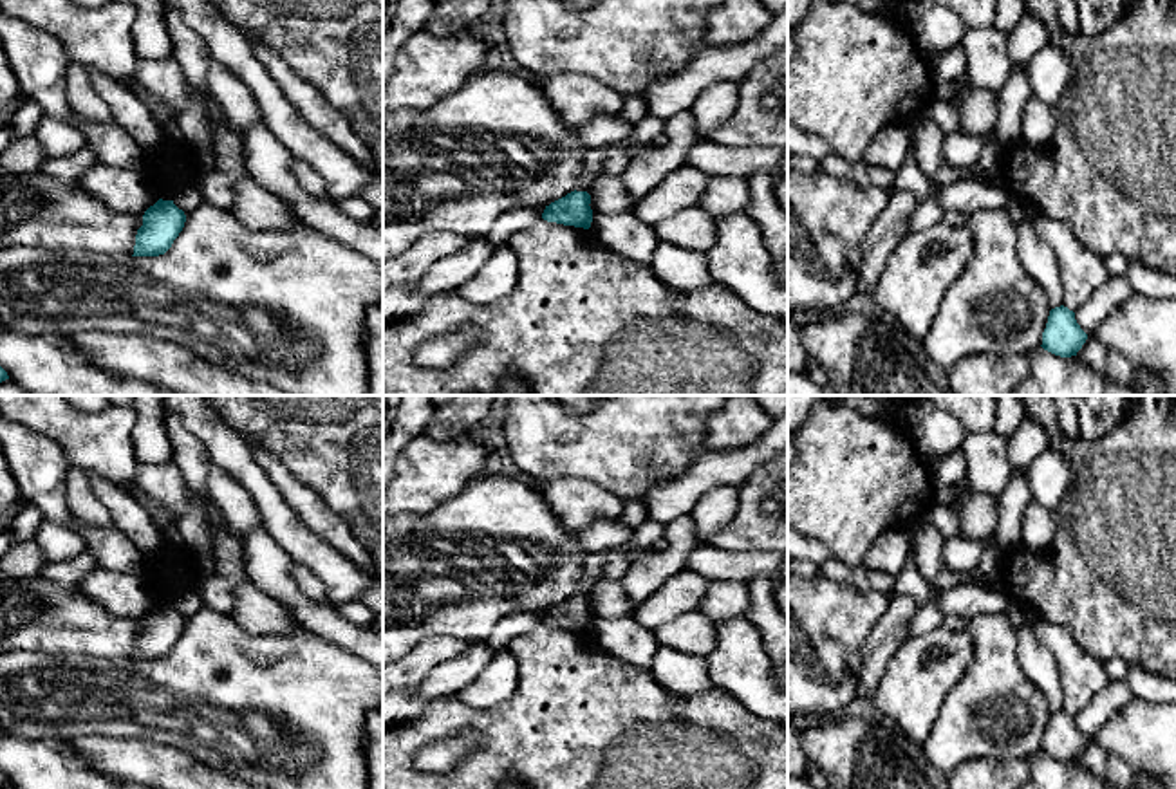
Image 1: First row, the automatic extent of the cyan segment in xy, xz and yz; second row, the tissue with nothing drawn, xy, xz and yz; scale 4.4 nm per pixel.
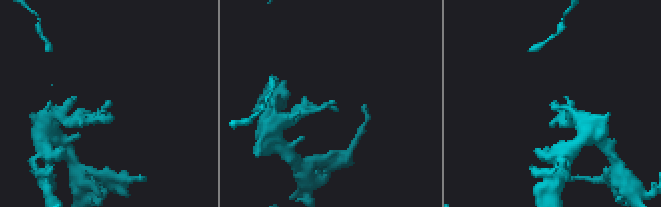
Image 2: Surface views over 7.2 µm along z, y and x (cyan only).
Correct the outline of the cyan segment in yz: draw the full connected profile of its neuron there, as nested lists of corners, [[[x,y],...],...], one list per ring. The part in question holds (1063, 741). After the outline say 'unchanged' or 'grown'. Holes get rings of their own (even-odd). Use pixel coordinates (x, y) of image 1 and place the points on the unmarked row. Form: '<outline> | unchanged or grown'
[[[1060,710],[1050,715],[1046,733],[1042,737],[1042,753],[1060,760],[1071,762],[1086,747],[1087,738],[1075,724],[1075,717]]] | unchanged

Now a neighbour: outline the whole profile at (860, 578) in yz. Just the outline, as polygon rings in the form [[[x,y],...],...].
[[[831,556],[818,563],[818,567],[822,576],[842,587],[856,589],[860,592],[882,590],[889,596],[894,592],[894,576],[880,571],[871,571],[863,563],[851,567],[836,556]]]

